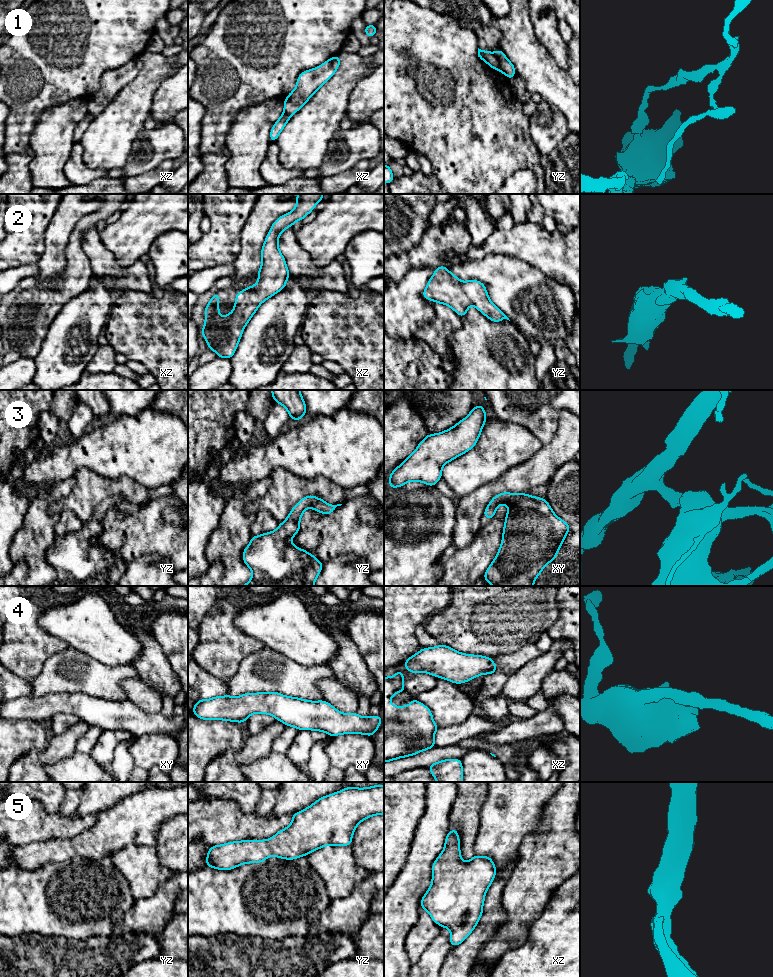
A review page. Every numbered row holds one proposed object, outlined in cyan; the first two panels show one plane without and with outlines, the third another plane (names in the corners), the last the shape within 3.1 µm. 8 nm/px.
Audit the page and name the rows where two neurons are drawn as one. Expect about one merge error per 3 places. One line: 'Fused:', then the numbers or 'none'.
Fused: 1

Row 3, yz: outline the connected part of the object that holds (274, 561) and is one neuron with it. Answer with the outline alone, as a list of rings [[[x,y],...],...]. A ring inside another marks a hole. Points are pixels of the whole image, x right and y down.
[[[313,495],[302,498],[291,510],[286,520],[272,532],[252,536],[250,544],[243,551],[243,561],[251,569],[251,580],[242,586],[314,586],[324,564],[309,552],[294,546],[290,539],[300,530],[303,512],[311,507],[324,515],[332,513],[342,504],[327,504]]]

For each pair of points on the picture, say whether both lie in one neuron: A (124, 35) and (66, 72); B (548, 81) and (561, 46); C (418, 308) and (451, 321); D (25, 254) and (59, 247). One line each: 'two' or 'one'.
A: one
B: two
C: two
D: two

